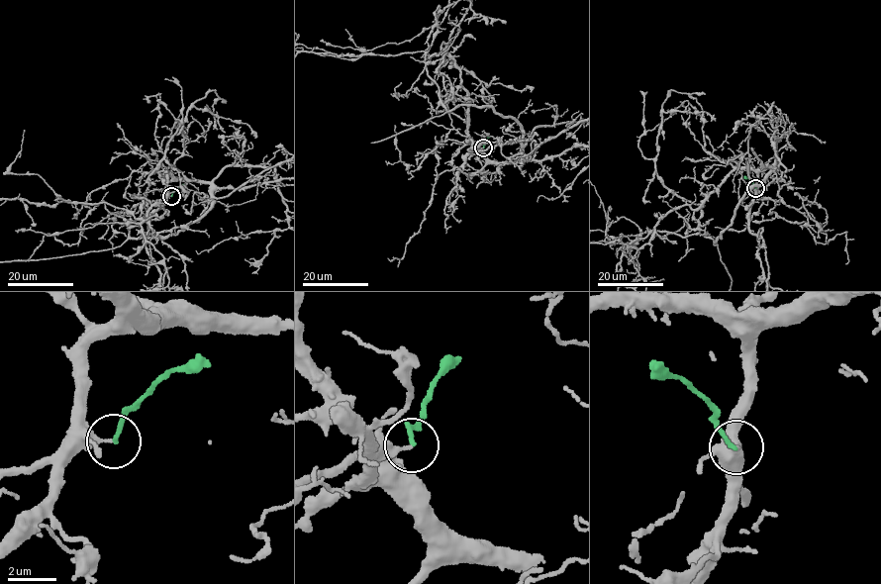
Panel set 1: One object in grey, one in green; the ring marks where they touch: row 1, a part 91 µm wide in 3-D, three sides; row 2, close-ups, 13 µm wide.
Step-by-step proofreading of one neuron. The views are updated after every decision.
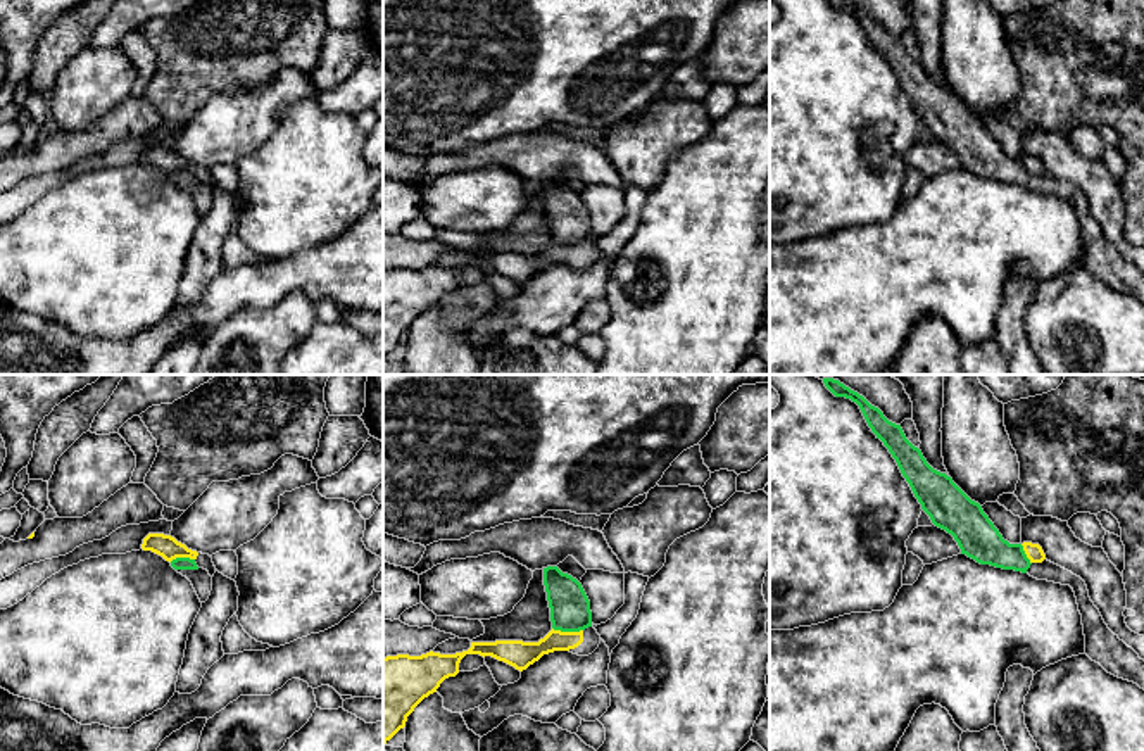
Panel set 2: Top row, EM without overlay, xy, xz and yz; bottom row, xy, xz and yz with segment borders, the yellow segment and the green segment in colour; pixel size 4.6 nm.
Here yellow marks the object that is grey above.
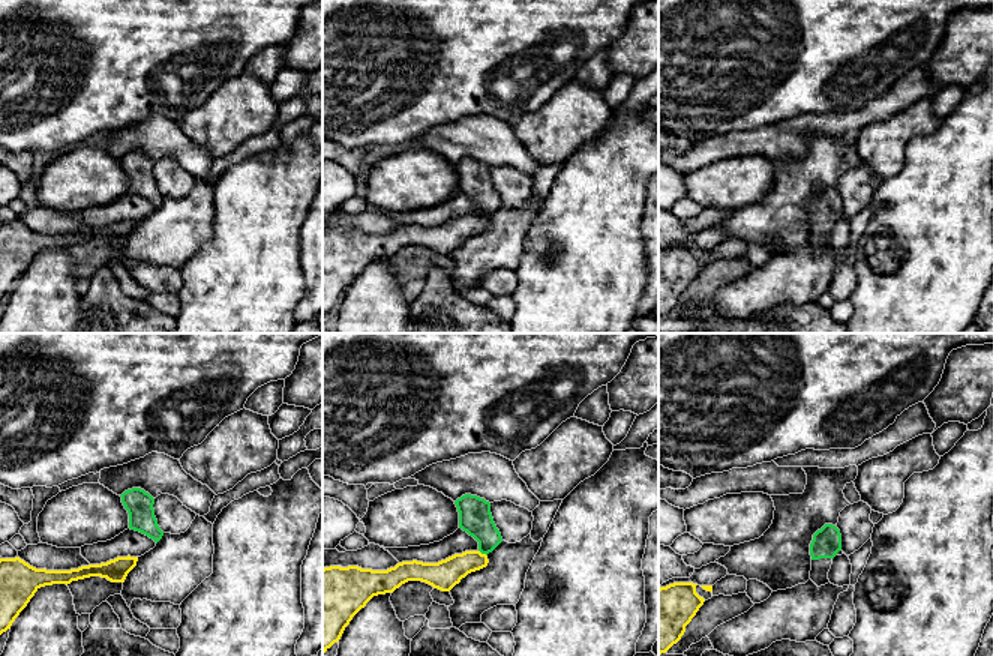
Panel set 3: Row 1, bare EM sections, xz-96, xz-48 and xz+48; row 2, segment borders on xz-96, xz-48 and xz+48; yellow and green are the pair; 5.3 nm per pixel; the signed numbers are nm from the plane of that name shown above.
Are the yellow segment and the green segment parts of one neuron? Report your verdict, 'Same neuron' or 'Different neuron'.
Different neuron

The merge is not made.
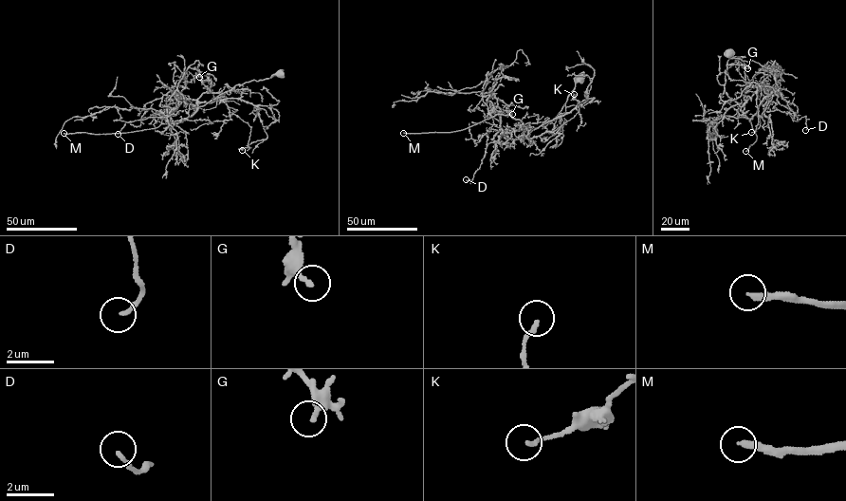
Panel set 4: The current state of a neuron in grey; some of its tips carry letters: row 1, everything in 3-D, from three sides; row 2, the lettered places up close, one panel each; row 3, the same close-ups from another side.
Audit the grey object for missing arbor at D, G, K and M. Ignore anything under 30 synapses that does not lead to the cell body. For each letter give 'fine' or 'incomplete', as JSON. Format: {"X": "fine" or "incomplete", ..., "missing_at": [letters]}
{"D": "fine", "G": "fine", "K": "fine", "M": "incomplete", "missing_at": ["M"]}

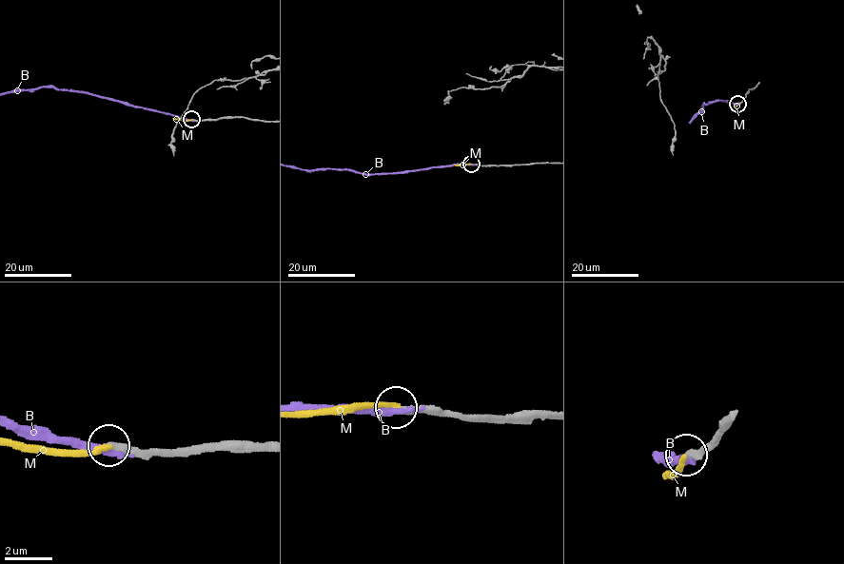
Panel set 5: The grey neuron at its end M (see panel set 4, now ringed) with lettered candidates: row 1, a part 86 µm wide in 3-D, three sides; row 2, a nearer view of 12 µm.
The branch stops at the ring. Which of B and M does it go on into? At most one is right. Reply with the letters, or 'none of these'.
M

